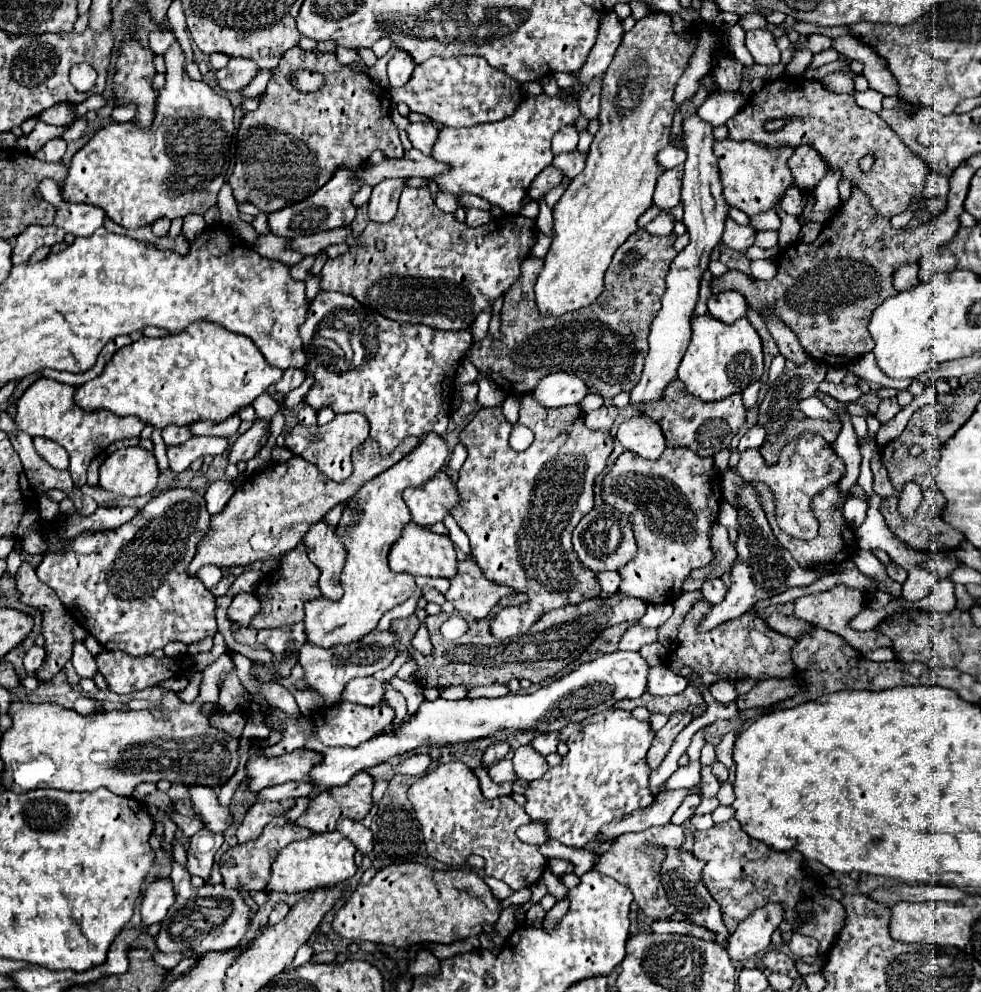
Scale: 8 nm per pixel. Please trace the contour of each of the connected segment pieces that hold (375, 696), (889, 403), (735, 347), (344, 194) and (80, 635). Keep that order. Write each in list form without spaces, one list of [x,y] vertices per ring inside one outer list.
[[[354,678],[346,684],[342,698],[362,706],[376,706],[384,696],[384,682],[370,678]]]
[[[888,398],[888,400],[882,400],[882,402],[880,402],[878,412],[876,412],[876,418],[878,418],[880,424],[886,424],[886,422],[890,422],[898,412],[900,412],[900,406],[898,406],[896,398]]]
[[[708,314],[694,318],[692,340],[678,368],[678,378],[692,396],[704,402],[716,402],[732,394],[742,394],[754,380],[762,378],[762,372],[762,342],[748,318],[738,320],[738,324],[722,324]]]
[[[338,168],[338,172],[312,196],[308,196],[306,200],[286,206],[274,214],[268,214],[268,222],[272,232],[276,232],[278,236],[286,236],[286,238],[296,238],[298,234],[314,234],[314,232],[322,232],[322,230],[332,230],[344,224],[352,224],[358,208],[352,204],[352,198],[356,196],[356,192],[360,190],[362,180],[358,180],[356,170],[350,168]]]
[[[74,624],[72,626],[72,636],[74,636],[74,656],[72,656],[72,664],[74,664],[76,672],[82,678],[94,678],[96,672],[98,672],[98,668],[96,668],[94,656],[84,646],[84,638],[88,634],[80,628],[80,624]]]

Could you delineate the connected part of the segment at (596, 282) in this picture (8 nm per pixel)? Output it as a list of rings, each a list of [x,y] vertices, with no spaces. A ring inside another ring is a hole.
[[[652,12],[638,20],[630,32],[624,34],[614,60],[602,78],[600,96],[600,130],[596,132],[584,170],[568,184],[562,198],[554,206],[554,240],[544,258],[544,268],[538,274],[534,292],[542,316],[562,316],[566,312],[590,306],[604,290],[604,272],[610,266],[616,248],[638,230],[638,218],[654,204],[654,188],[658,178],[666,172],[656,156],[670,144],[670,128],[676,112],[674,90],[682,78],[690,58],[698,48],[700,30],[674,32],[672,18],[666,12]]]

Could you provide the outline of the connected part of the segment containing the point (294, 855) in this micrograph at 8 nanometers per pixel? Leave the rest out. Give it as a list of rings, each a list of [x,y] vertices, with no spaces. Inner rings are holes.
[[[338,830],[330,832],[330,834],[314,834],[308,840],[292,842],[290,846],[282,848],[278,858],[274,860],[272,874],[270,874],[270,880],[266,882],[264,890],[296,894],[296,892],[316,890],[318,886],[342,884],[342,882],[350,880],[358,870],[354,864],[354,854],[356,854],[356,848]]]

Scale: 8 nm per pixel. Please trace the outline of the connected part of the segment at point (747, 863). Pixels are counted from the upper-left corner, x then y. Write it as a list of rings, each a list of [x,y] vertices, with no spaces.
[[[738,820],[714,824],[710,830],[694,832],[694,856],[706,860],[702,868],[702,880],[720,904],[722,914],[736,922],[750,916],[754,910],[766,904],[782,904],[784,920],[796,922],[796,932],[812,936],[820,942],[820,954],[824,956],[834,938],[846,922],[846,910],[838,900],[826,896],[820,882],[804,870],[804,858],[798,852],[776,852],[770,846],[750,838]]]

